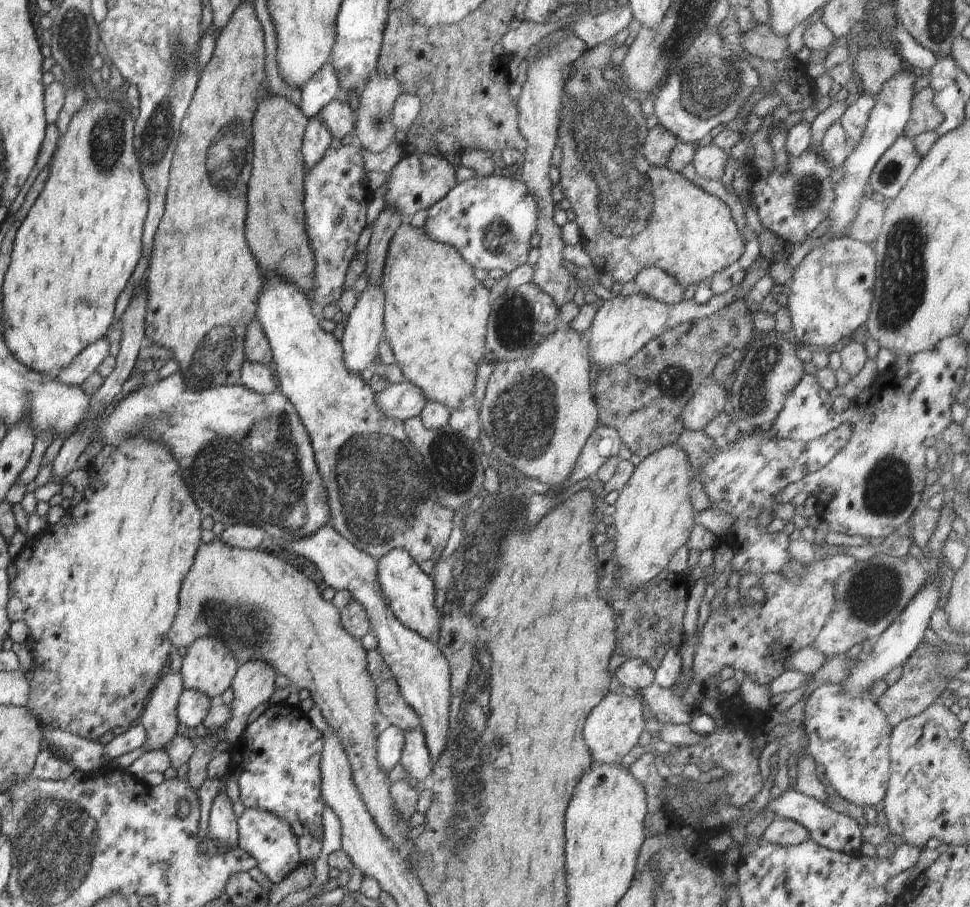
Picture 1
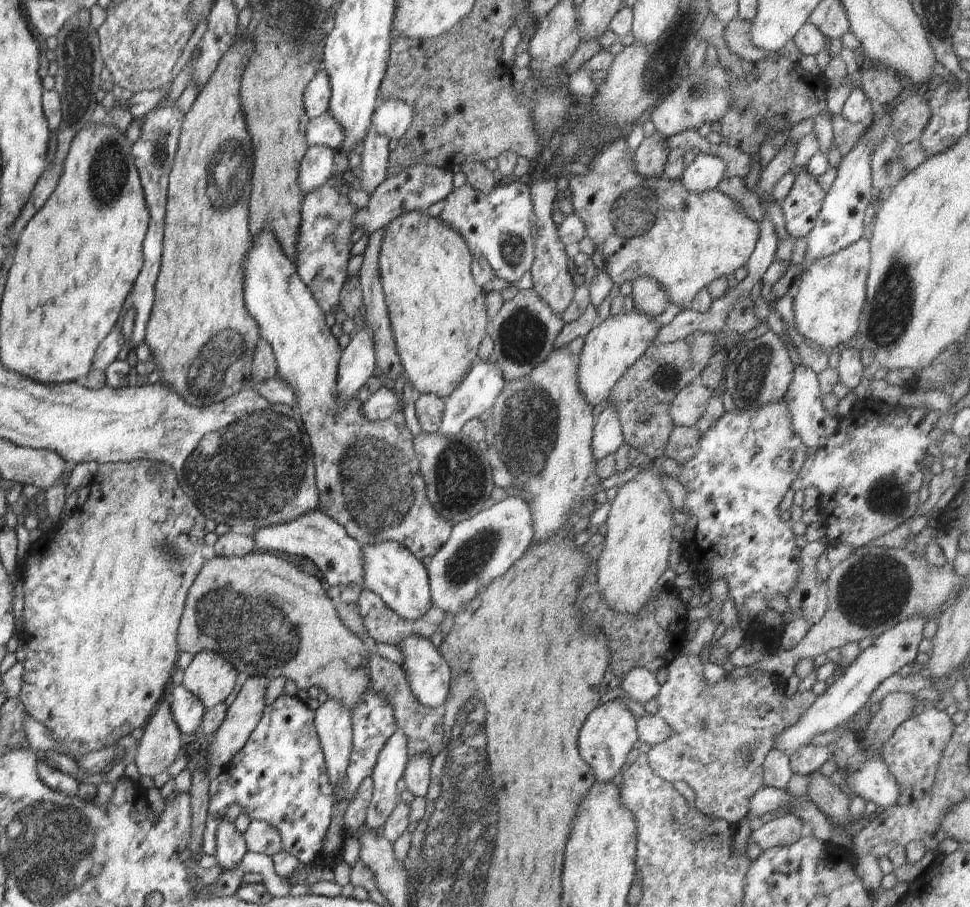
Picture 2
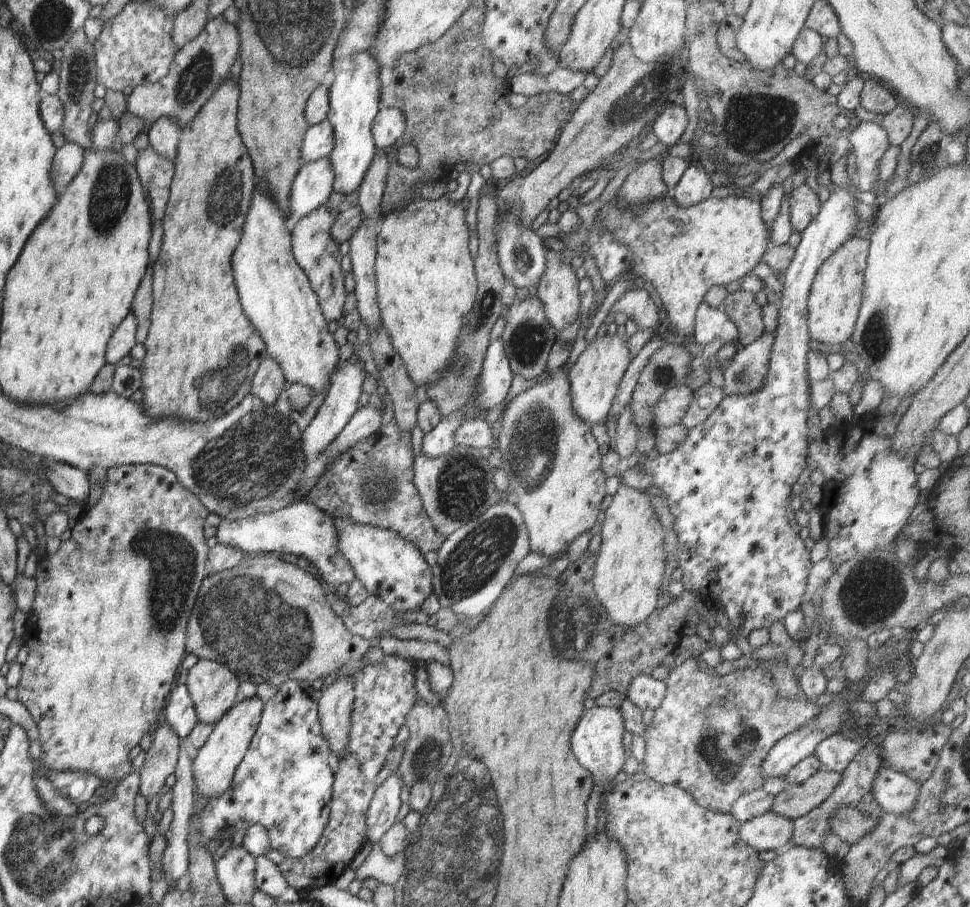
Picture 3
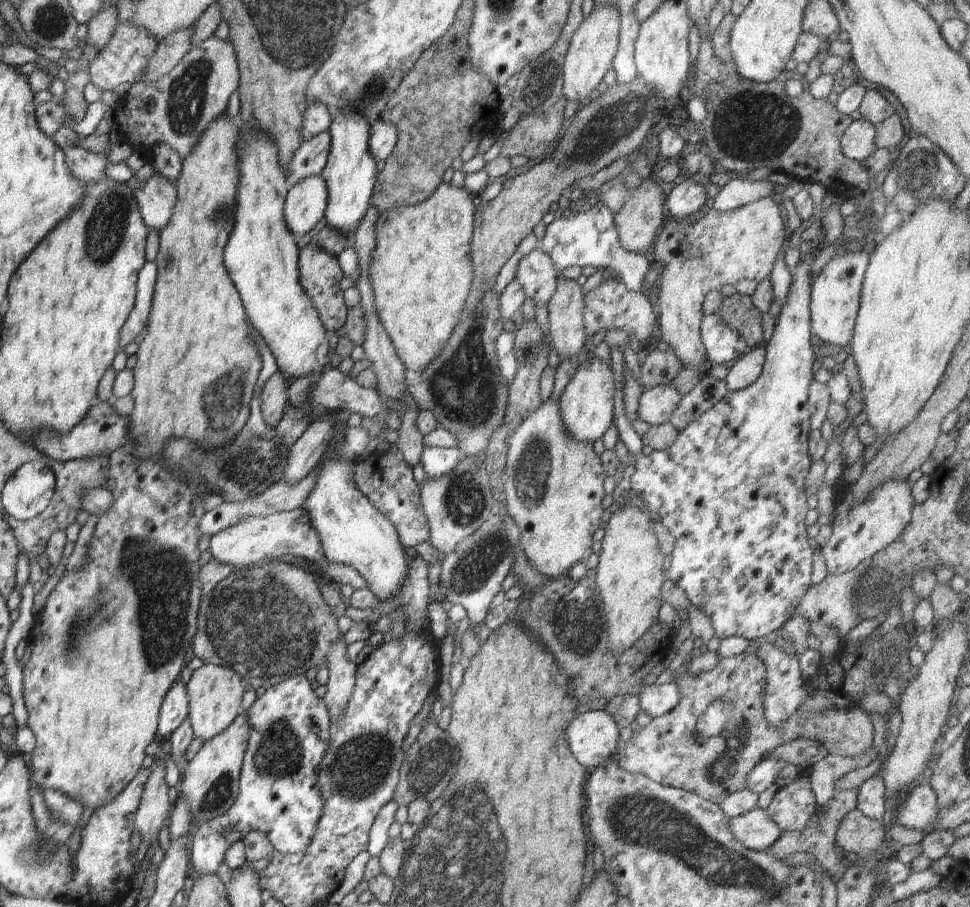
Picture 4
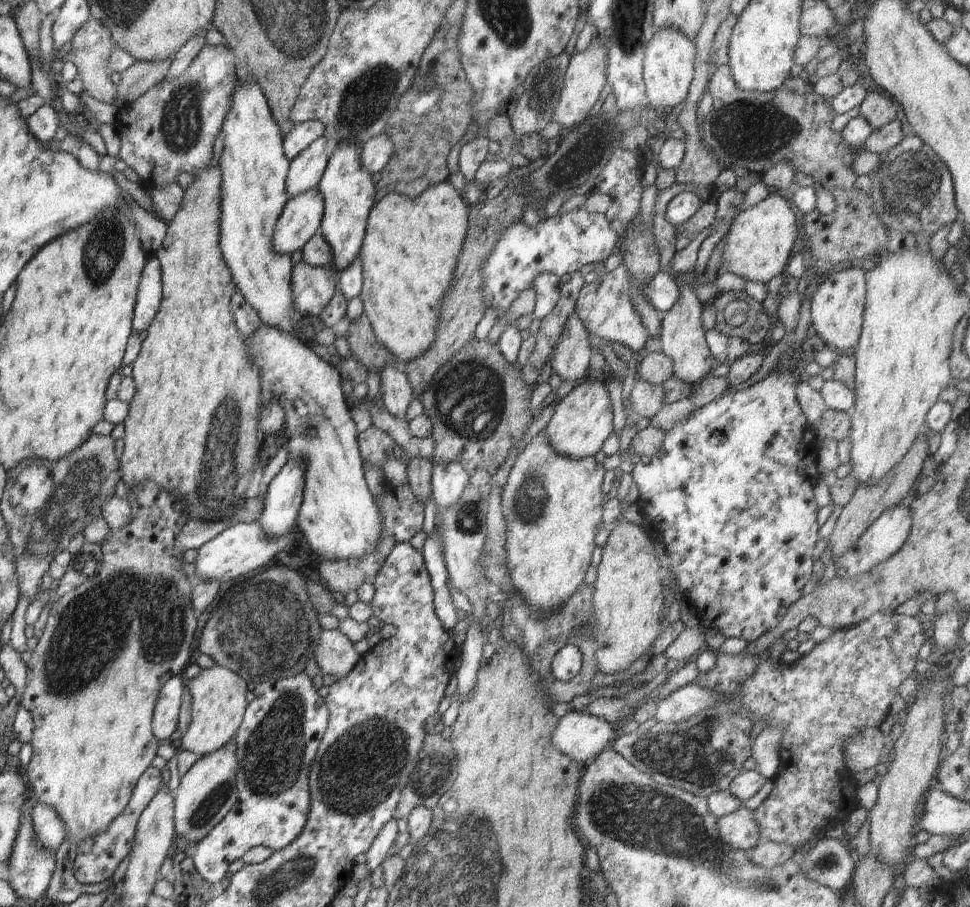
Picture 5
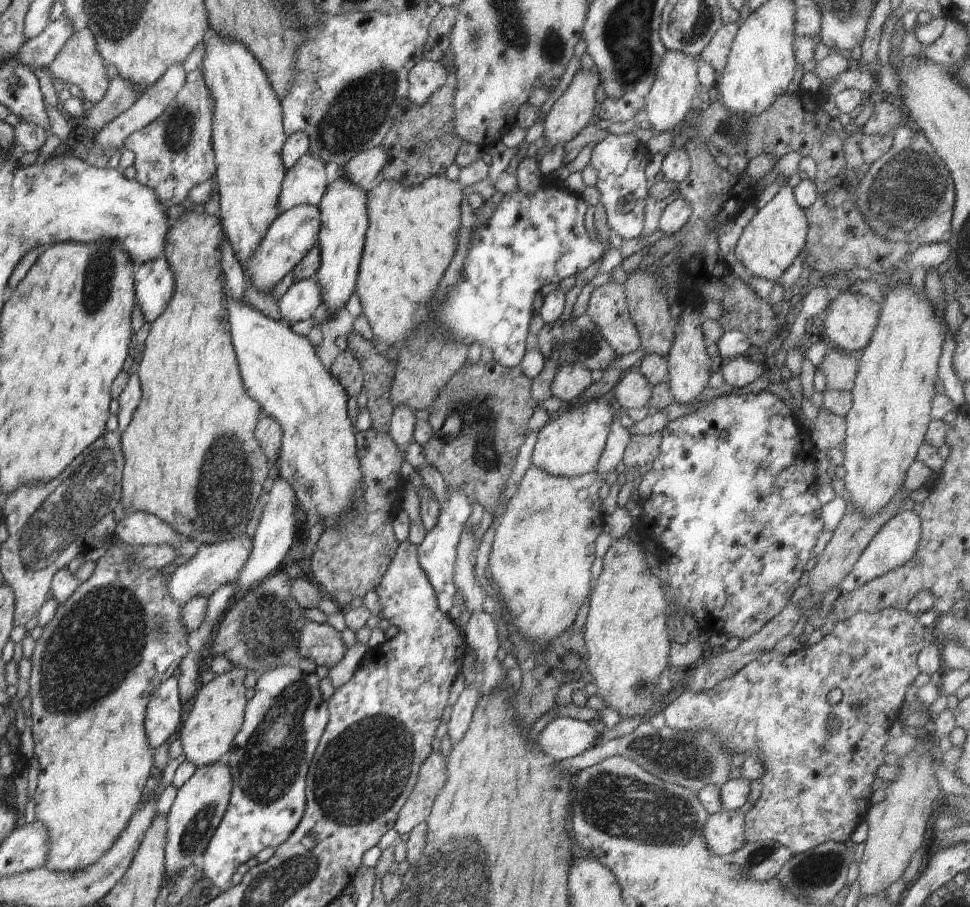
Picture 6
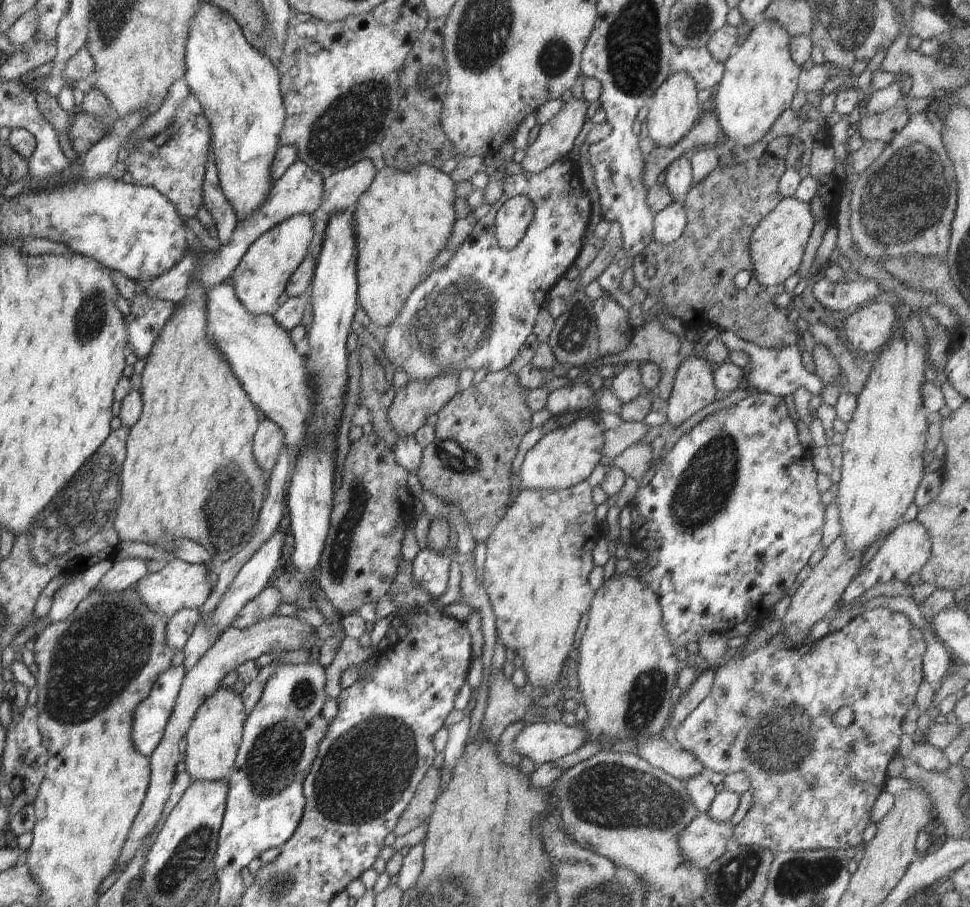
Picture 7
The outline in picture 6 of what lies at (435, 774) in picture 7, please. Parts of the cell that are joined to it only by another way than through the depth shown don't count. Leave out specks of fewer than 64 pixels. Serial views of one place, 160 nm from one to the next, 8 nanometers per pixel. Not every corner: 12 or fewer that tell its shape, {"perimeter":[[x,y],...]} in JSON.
{"perimeter":[[434,752],[421,764],[412,796],[398,813],[399,835],[427,822],[447,780],[447,761]]}

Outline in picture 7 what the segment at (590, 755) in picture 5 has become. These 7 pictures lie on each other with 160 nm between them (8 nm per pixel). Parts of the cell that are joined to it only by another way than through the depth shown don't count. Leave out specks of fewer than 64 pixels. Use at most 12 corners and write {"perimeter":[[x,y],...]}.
{"perimeter":[[531,721],[514,748],[536,766],[578,750],[581,724]]}

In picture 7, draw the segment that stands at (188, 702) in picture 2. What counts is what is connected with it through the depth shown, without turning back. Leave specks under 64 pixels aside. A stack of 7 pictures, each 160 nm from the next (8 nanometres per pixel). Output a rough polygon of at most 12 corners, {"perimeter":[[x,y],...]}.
{"perimeter":[[170,667],[134,709],[132,740],[147,759],[162,740],[185,673]]}

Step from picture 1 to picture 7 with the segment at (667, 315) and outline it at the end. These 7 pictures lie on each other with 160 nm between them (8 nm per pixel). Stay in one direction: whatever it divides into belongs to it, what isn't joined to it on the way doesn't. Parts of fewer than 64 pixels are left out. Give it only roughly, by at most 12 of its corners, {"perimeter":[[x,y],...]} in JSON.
{"perimeter":[[590,416],[549,431],[526,453],[520,490],[564,490],[604,460]]}

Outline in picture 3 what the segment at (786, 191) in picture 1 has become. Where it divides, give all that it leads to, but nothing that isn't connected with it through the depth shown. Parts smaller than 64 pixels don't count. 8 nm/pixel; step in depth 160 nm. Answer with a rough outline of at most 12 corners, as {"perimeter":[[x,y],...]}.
{"perimeter":[[809,185],[788,188],[794,232],[802,232],[820,212]]}

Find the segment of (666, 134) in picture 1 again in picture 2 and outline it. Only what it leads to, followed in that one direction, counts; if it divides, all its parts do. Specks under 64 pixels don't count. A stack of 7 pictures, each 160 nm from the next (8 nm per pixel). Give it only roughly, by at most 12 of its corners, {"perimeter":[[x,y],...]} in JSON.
{"perimeter":[[658,131],[644,137],[633,154],[641,177],[661,177],[669,155]]}

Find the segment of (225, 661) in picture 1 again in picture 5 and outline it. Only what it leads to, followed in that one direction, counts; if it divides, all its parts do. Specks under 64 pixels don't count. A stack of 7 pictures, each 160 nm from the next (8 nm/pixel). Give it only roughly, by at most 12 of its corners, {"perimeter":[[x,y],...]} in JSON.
{"perimeter":[[217,664],[185,688],[191,721],[180,749],[201,757],[234,738],[246,681]]}

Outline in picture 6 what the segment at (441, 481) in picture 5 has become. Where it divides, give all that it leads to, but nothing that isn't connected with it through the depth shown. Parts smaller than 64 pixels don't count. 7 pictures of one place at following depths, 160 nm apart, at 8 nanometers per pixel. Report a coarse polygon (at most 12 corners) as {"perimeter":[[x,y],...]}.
{"perimeter":[[448,489],[438,522],[417,546],[417,559],[448,615],[460,534],[472,507]]}

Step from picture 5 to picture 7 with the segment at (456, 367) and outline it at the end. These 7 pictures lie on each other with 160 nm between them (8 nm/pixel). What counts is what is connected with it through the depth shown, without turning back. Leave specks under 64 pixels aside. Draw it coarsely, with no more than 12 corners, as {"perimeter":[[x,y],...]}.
{"perimeter":[[488,371],[437,412],[415,472],[477,543],[510,506],[528,389]]}

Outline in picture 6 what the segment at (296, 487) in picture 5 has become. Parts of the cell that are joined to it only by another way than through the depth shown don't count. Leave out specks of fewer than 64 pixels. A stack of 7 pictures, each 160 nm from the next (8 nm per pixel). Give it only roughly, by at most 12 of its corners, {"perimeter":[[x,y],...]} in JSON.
{"perimeter":[[274,479],[238,589],[281,568],[297,526],[294,488]]}

